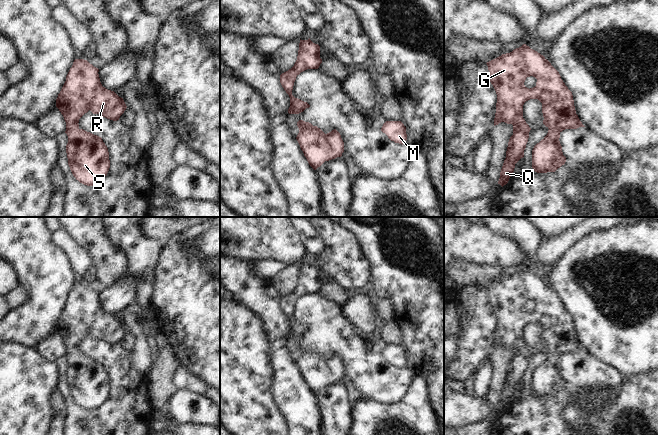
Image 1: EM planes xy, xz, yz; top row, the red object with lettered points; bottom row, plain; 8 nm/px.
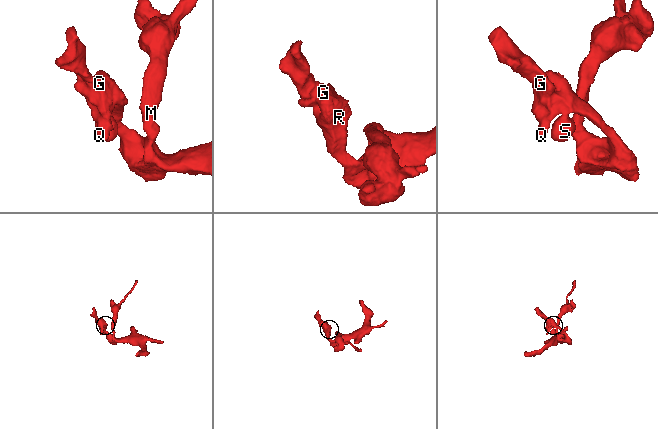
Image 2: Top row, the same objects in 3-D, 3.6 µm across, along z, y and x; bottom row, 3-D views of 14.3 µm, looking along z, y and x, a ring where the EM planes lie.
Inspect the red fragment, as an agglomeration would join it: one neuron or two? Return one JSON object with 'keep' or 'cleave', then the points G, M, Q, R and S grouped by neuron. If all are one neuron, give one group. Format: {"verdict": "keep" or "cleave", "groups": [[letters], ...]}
{"verdict": "keep", "groups": [["G", "M", "Q", "R", "S"]]}

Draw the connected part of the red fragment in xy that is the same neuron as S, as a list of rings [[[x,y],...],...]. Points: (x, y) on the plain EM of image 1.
[[[75,283],[56,323],[66,346],[66,377],[73,400],[93,410],[101,406],[110,392],[108,372],[102,362],[79,352],[79,343],[89,334],[117,345],[127,330],[123,322],[102,310],[99,293],[84,283]]]

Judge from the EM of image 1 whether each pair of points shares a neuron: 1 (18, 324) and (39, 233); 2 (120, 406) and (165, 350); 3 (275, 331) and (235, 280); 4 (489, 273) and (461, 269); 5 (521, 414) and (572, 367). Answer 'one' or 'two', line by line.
1: one
2: two
3: one
4: one
5: one

